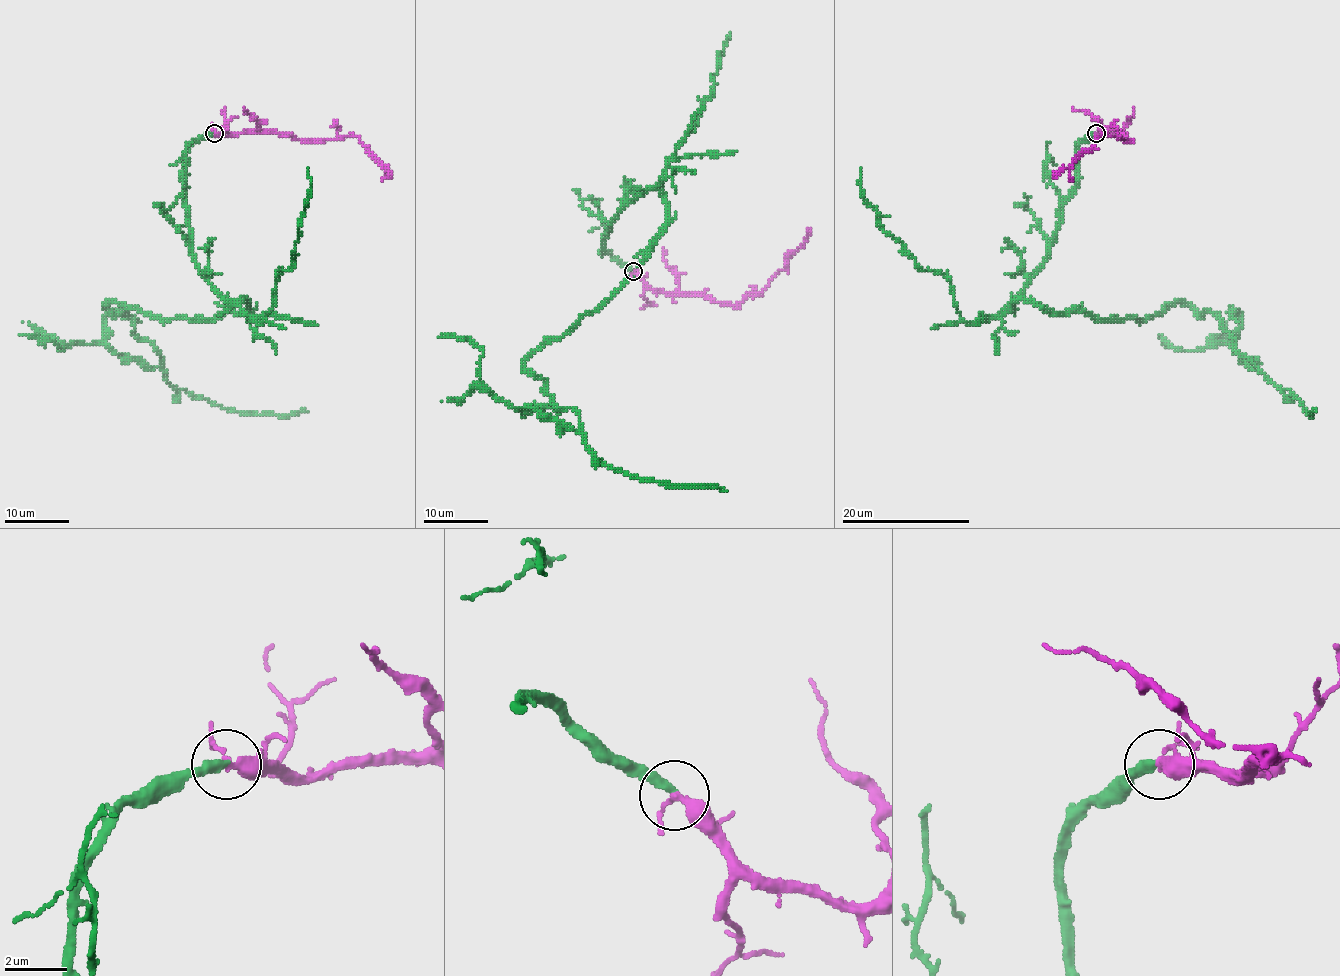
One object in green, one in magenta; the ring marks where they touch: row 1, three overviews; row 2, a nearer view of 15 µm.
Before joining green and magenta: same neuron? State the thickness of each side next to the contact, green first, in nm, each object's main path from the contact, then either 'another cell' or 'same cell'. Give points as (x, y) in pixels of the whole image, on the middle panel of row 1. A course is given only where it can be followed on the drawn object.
300 nm thick on the green side, 240 nm on the other; green runs (633, 271), (603, 240), (655, 187), (649, 256), (524, 364), (575, 431), (502, 402), (481, 349), (439, 336); magenta runs (633, 271), (651, 288), (739, 304), (785, 266), (805, 243), (809, 227); same cell

